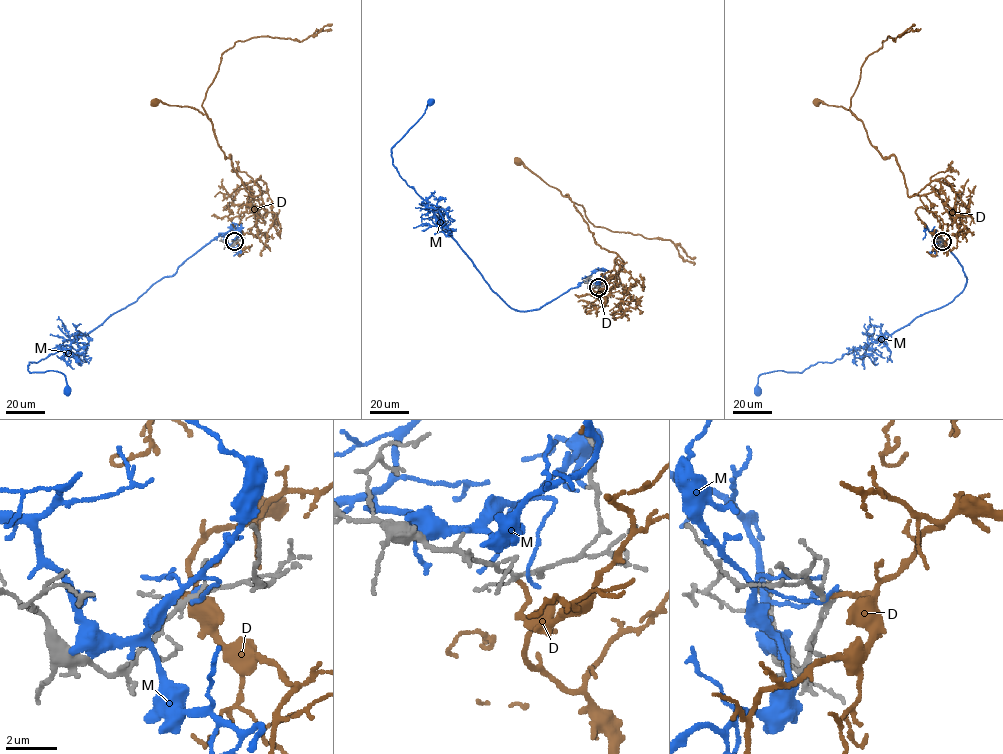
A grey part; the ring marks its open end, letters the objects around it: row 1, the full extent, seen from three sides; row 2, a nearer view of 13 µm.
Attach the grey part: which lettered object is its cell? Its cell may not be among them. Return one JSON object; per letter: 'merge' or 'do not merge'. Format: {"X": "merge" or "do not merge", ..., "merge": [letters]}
{"D": "merge", "M": "do not merge", "merge": ["D"]}

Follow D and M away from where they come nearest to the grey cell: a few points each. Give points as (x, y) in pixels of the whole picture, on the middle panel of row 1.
D: (598, 287), (604, 304), (615, 284), (617, 254), (595, 242), (587, 223), (568, 196), (563, 196), (520, 161)
M: (599, 286), (600, 281), (582, 282), (525, 311), (511, 308), (491, 289), (392, 163), (391, 148), (430, 102)

